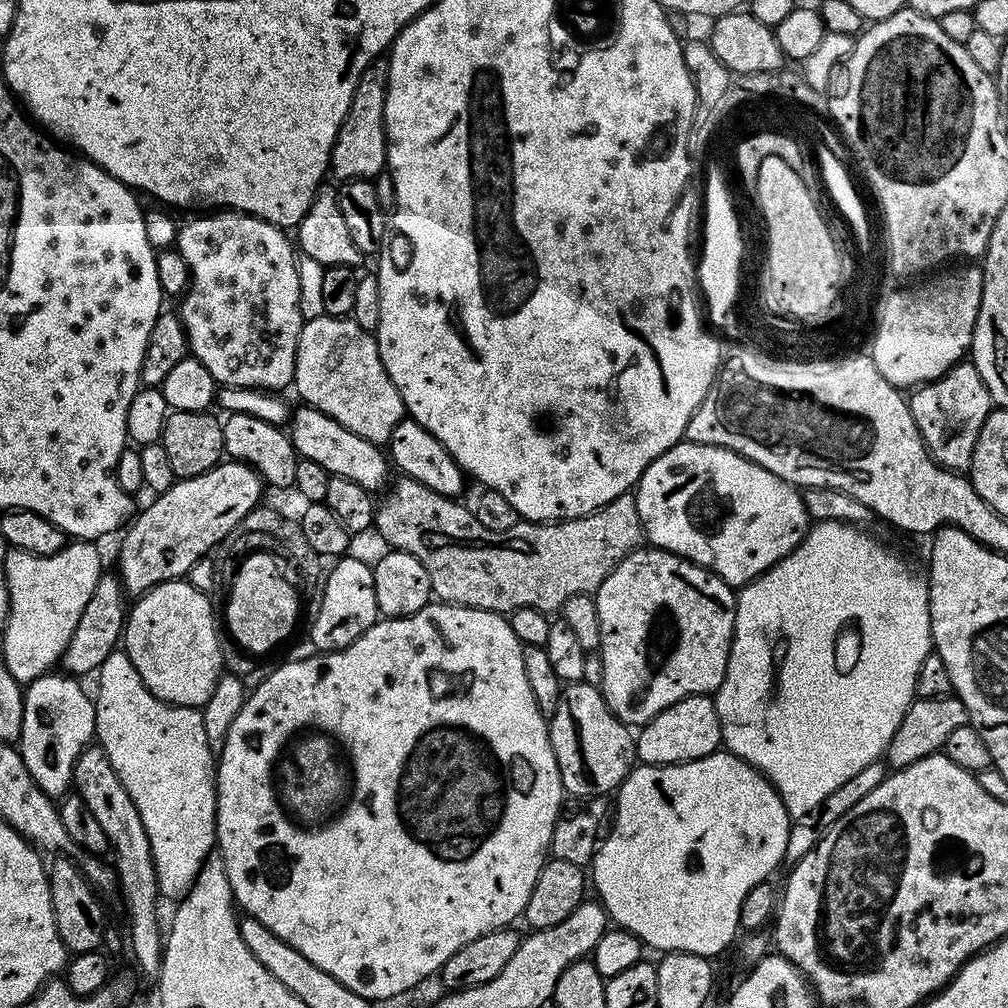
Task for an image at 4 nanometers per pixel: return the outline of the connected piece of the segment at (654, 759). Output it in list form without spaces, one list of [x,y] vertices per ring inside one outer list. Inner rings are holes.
[[[711,695],[687,696],[674,702],[674,706],[662,710],[662,714],[639,729],[635,742],[636,759],[640,764],[685,764],[701,760],[722,744],[715,699]]]

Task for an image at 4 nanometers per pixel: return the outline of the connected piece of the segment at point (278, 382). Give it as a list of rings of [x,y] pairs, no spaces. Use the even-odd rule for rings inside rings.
[[[212,210],[207,214],[196,214],[193,220],[179,225],[176,234],[175,251],[185,260],[191,276],[191,283],[182,299],[179,301],[178,315],[188,335],[188,350],[195,356],[206,370],[216,379],[217,385],[229,388],[230,386],[242,386],[243,388],[262,388],[265,390],[284,390],[280,388],[289,387],[294,378],[294,358],[298,350],[298,338],[302,334],[302,326],[305,319],[302,310],[298,306],[298,259],[297,249],[290,239],[289,233],[283,228],[274,226],[257,216],[251,216],[249,212],[237,212],[235,210]]]

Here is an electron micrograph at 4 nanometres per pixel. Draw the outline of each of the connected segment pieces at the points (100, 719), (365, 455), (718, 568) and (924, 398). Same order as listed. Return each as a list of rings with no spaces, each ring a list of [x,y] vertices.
[[[117,650],[98,669],[100,689],[94,692],[96,706],[95,739],[103,748],[114,774],[122,782],[130,802],[146,826],[150,838],[150,854],[158,878],[161,897],[179,901],[192,888],[202,862],[213,852],[216,843],[216,785],[214,783],[214,753],[206,738],[203,714],[199,708],[183,708],[159,700],[142,682],[134,662],[123,650]]]
[[[300,406],[297,412],[295,409],[290,416],[290,435],[297,456],[318,462],[318,466],[325,468],[331,475],[358,482],[358,486],[370,493],[375,493],[376,488],[383,489],[389,479],[390,460],[381,445],[366,442],[366,438],[346,430],[346,426],[334,422],[334,418],[322,414],[317,408]]]
[[[681,442],[666,450],[642,474],[639,484],[634,489],[640,524],[644,527],[644,536],[647,543],[653,548],[658,548],[662,552],[673,552],[676,556],[681,556],[683,560],[689,560],[692,564],[697,564],[703,568],[708,568],[718,578],[722,578],[727,584],[733,586],[743,586],[749,584],[756,576],[761,576],[767,568],[774,567],[782,558],[786,558],[804,540],[804,535],[808,533],[810,521],[808,511],[804,505],[804,497],[793,485],[788,484],[778,474],[758,466],[753,460],[748,460],[745,456],[740,456],[736,452],[731,452],[728,448],[719,448],[713,444],[693,444],[691,442]]]
[[[971,362],[955,364],[946,375],[919,385],[907,397],[907,401],[928,453],[943,468],[958,473],[971,469],[974,446],[978,442],[982,422],[986,422],[994,410],[992,395],[990,390],[986,390],[986,382],[982,382],[982,374],[978,374],[976,365]]]

